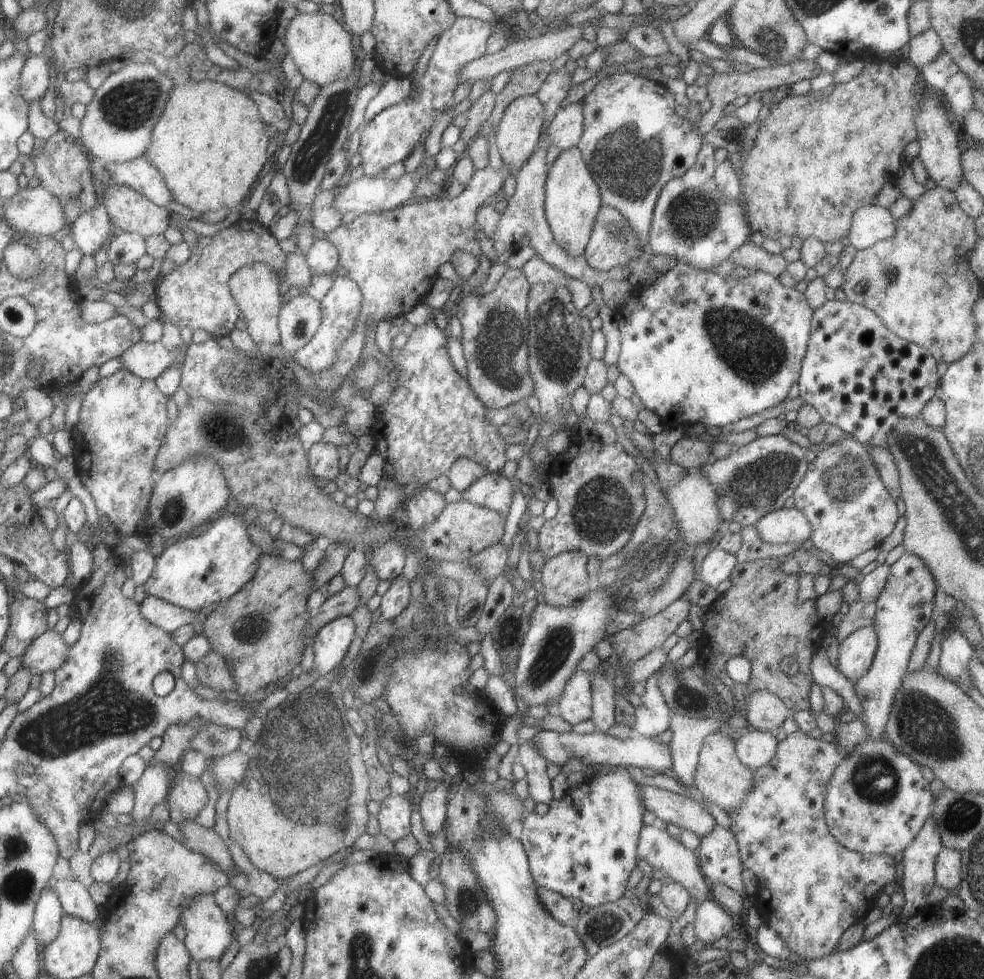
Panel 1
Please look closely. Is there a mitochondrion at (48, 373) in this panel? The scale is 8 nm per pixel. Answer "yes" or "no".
no

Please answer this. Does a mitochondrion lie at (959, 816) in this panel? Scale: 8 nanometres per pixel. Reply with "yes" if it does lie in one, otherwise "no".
yes

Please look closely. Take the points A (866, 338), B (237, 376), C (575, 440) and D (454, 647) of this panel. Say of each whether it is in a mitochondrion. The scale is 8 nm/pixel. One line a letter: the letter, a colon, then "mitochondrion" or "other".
A: other
B: mitochondrion
C: other
D: other

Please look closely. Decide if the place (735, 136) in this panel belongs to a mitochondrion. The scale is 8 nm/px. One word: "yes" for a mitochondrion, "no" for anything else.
no

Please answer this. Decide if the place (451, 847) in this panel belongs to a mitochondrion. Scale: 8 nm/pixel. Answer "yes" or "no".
no

